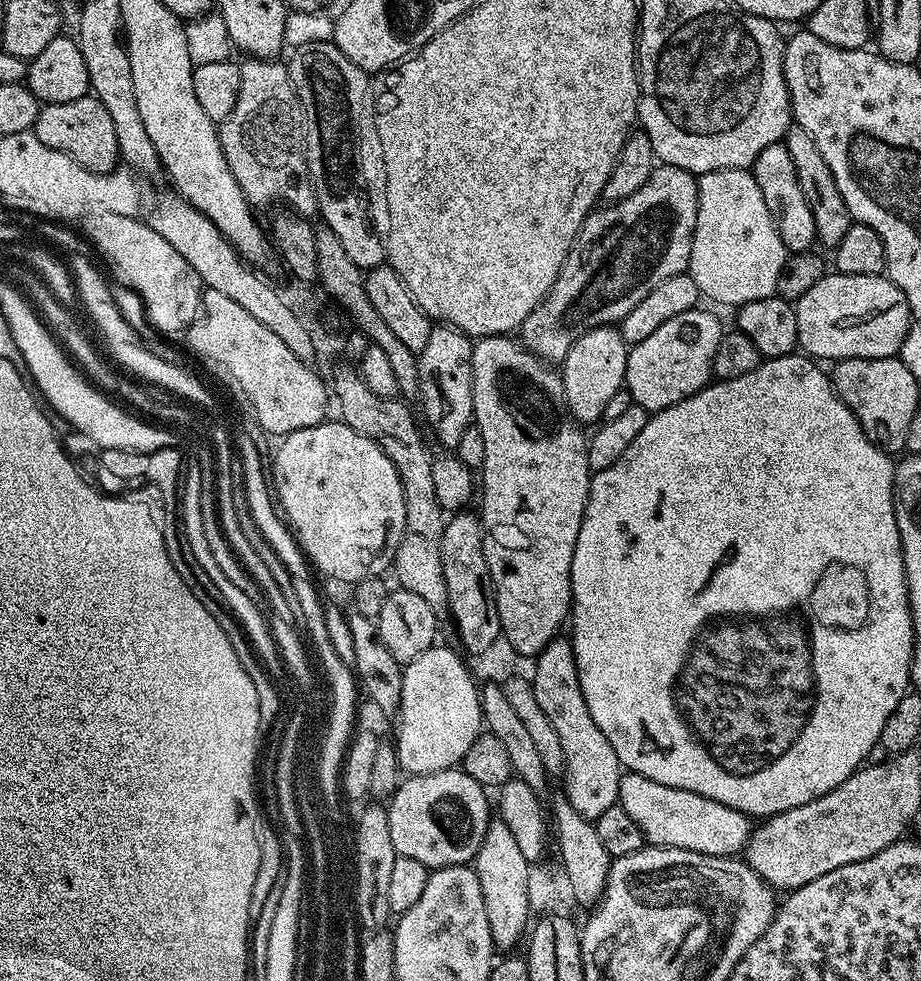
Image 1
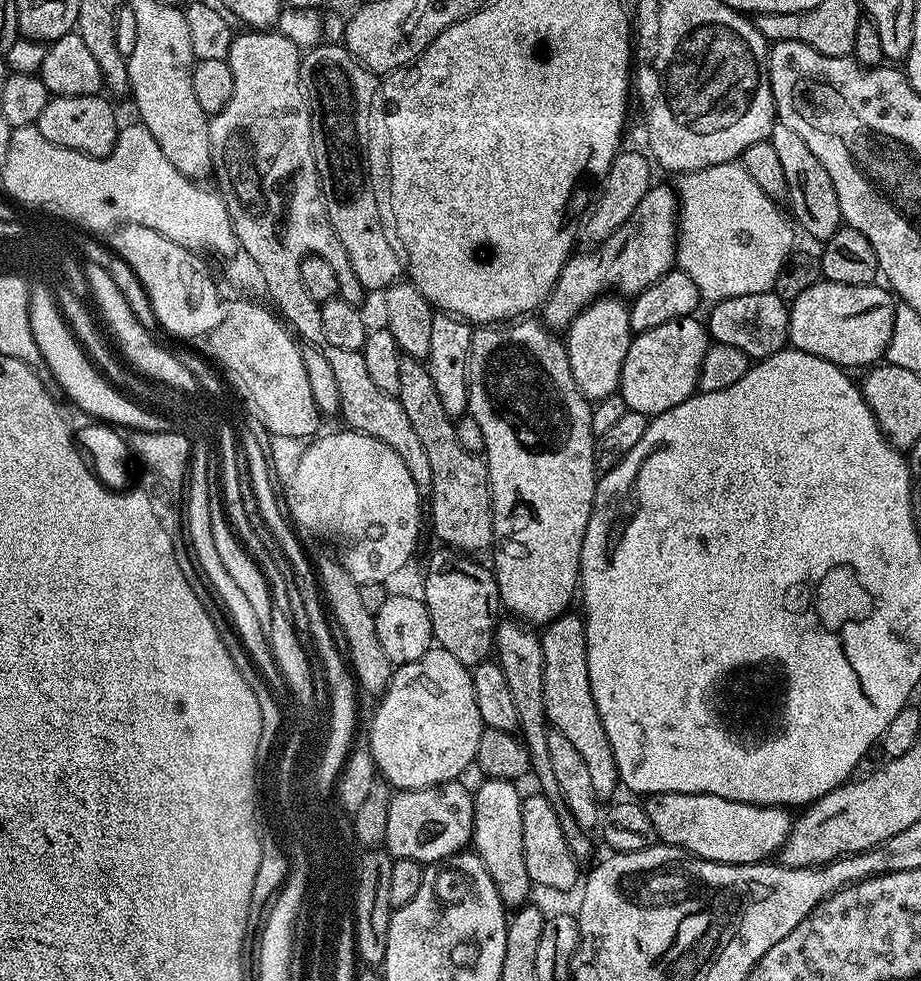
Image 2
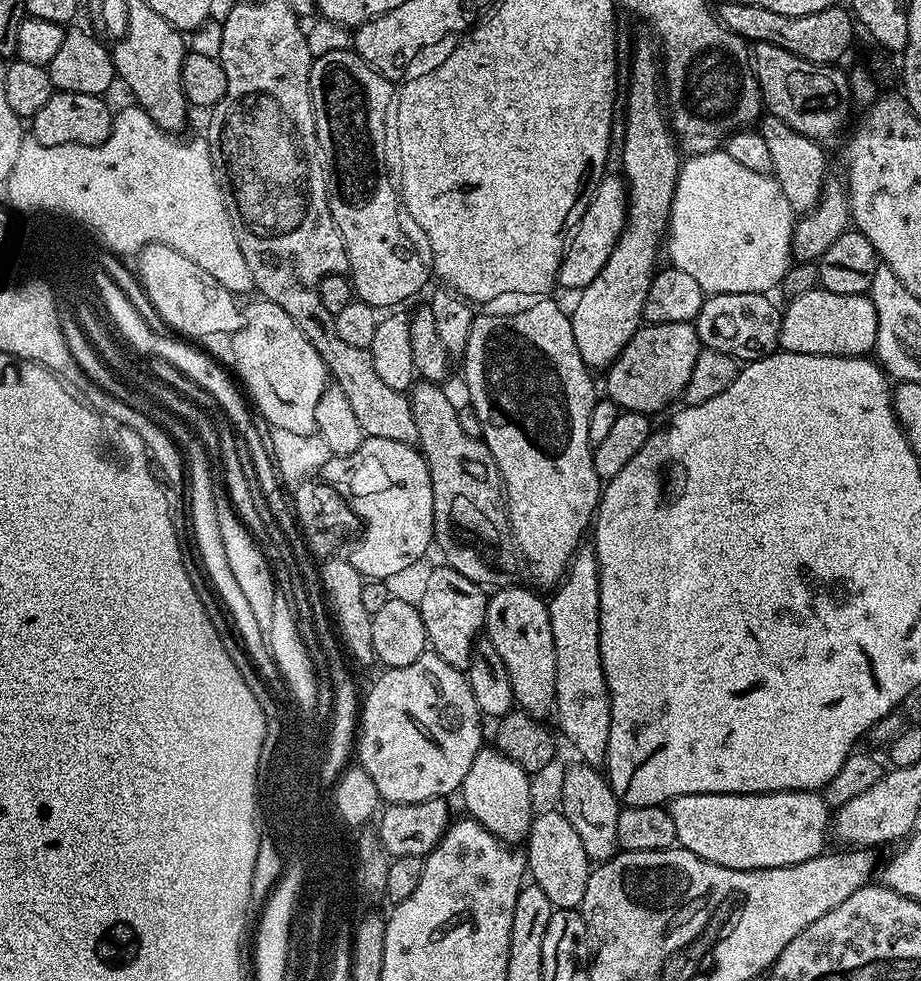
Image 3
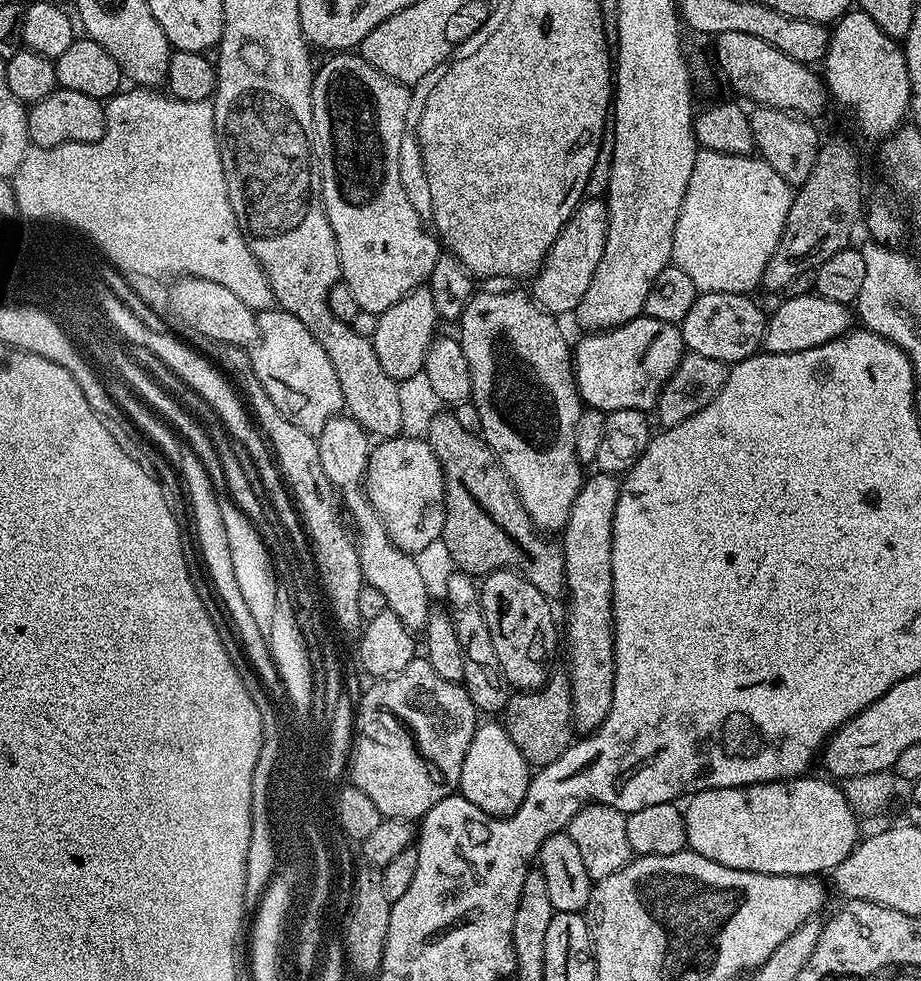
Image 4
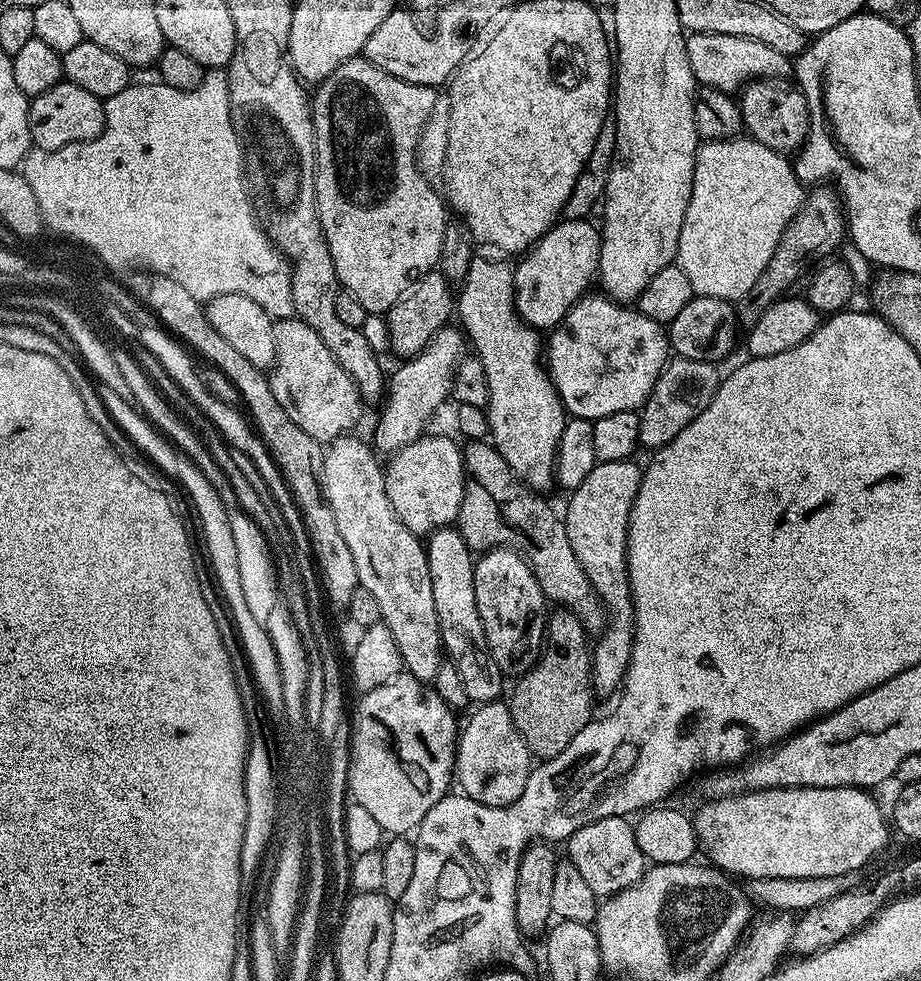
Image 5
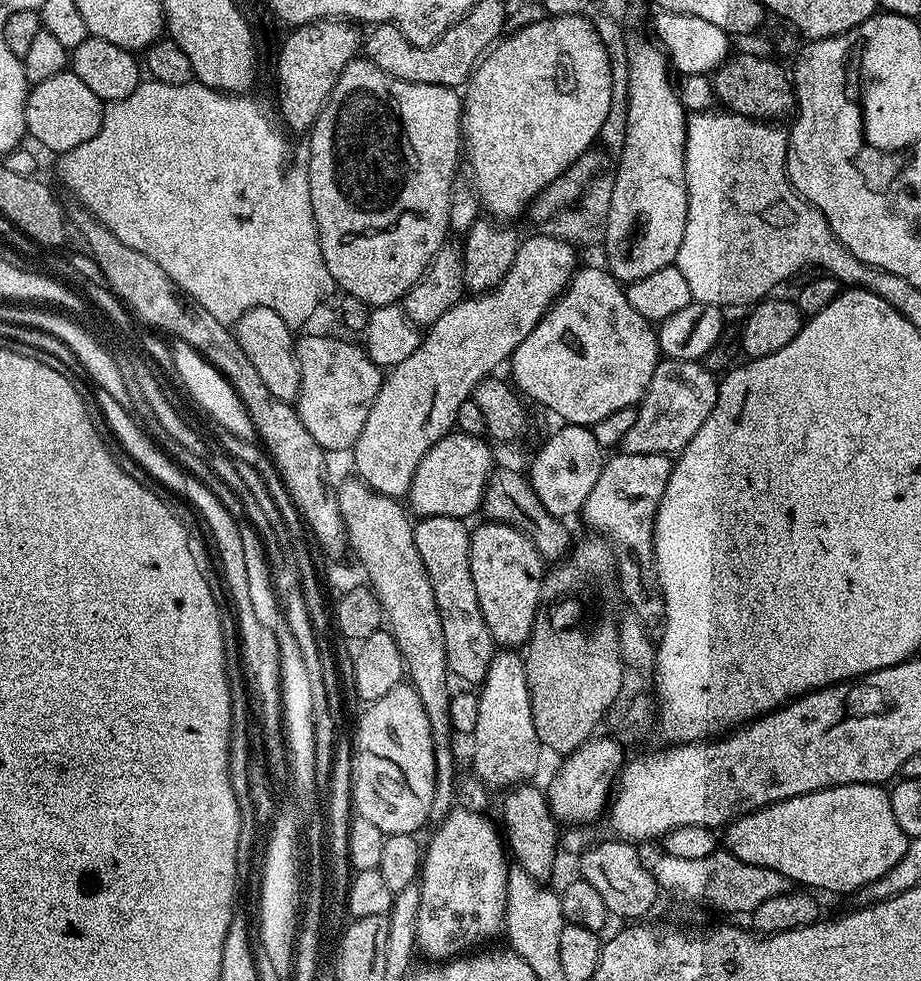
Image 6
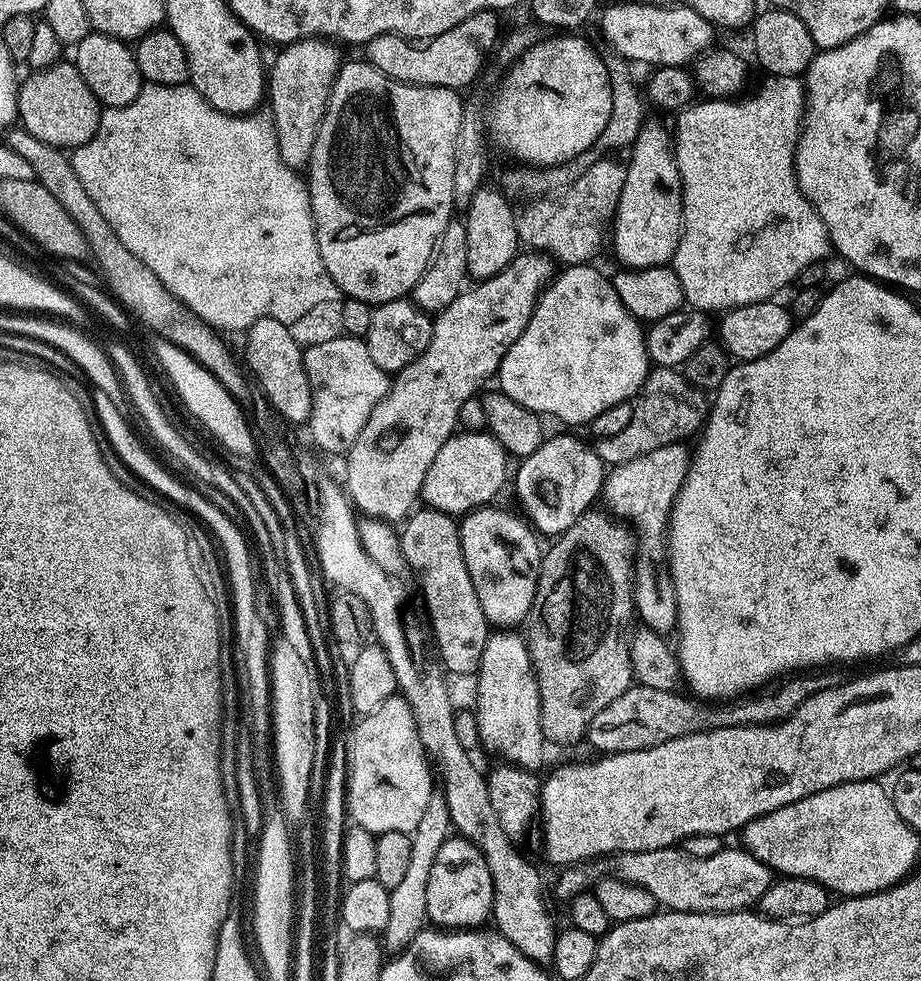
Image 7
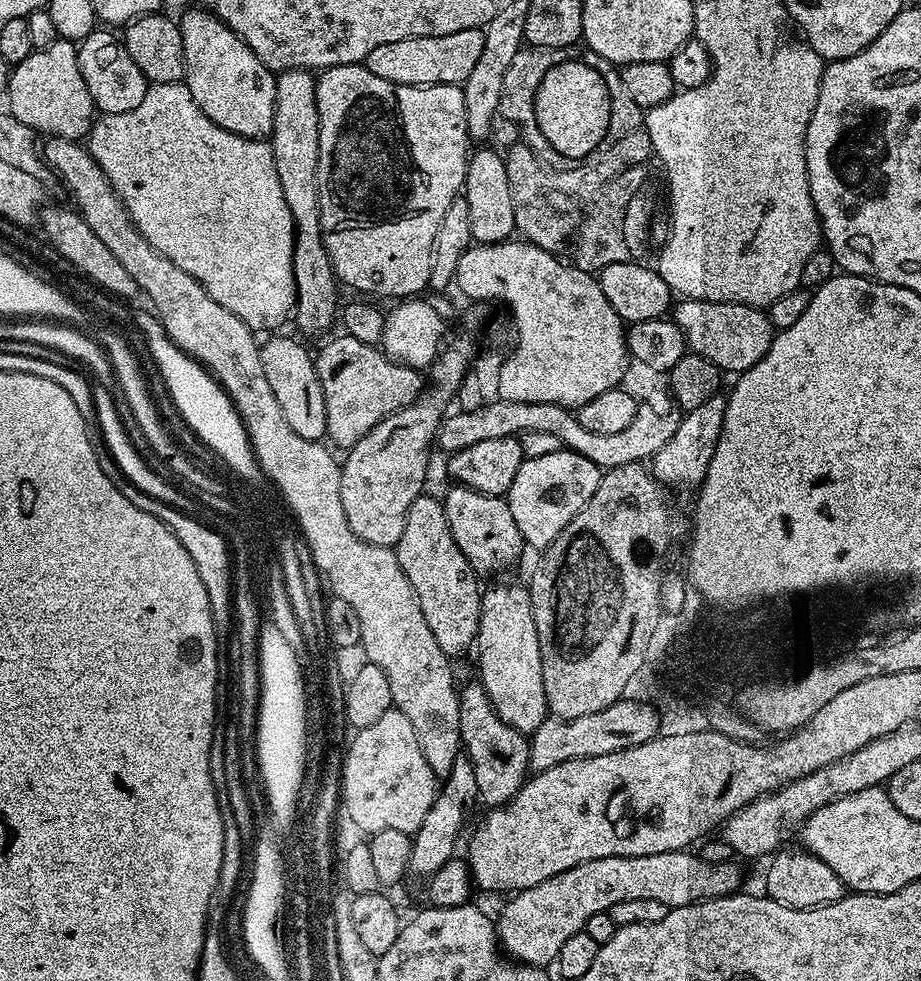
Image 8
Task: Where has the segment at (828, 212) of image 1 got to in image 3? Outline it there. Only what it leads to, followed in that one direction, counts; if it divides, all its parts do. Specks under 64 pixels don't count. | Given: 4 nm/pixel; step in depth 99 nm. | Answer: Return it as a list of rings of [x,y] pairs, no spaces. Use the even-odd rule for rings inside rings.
[[[771,114],[765,115],[759,121],[758,130],[762,138],[766,138],[766,147],[770,149],[771,175],[782,186],[782,194],[786,194],[786,202],[790,202],[793,213],[805,214],[814,210],[823,192],[828,172],[828,160],[820,149],[823,148],[821,141],[794,130],[786,122],[782,122],[782,118]]]

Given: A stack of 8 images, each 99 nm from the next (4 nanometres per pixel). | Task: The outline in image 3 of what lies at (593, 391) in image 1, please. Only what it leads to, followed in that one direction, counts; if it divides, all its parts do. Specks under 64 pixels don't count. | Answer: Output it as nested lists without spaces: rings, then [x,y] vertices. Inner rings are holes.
[[[651,39],[640,40],[636,44],[636,53],[632,56],[632,73],[628,76],[628,109],[624,116],[624,136],[622,135],[622,169],[628,194],[628,221],[610,254],[606,258],[606,266],[590,282],[590,286],[579,289],[576,305],[570,308],[574,342],[578,342],[578,354],[582,354],[582,362],[589,370],[607,370],[622,354],[622,350],[634,338],[634,334],[642,326],[644,307],[646,306],[646,290],[650,290],[650,282],[658,271],[656,264],[656,247],[661,247],[662,237],[668,227],[668,215],[672,209],[674,186],[680,173],[682,152],[678,141],[672,135],[672,126],[668,123],[665,101],[662,99],[662,64],[658,59],[658,48]]]

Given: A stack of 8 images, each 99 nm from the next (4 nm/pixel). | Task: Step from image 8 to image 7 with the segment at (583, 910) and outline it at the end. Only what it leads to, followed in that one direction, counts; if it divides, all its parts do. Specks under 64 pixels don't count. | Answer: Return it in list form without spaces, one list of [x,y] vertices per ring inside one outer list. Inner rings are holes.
[[[680,846],[622,852],[611,858],[568,866],[561,872],[564,873],[556,884],[556,892],[564,900],[579,897],[585,890],[591,889],[594,882],[609,876],[654,894],[657,905],[670,912],[743,912],[759,905],[762,894],[766,894],[774,879],[771,868],[740,846],[724,846],[710,858],[692,857]]]

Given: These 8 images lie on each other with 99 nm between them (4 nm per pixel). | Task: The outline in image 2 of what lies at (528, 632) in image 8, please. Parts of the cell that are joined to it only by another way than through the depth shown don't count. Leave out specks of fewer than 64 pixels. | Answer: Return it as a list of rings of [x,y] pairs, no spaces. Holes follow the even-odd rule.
[[[481,779],[481,784],[474,788],[472,801],[474,802],[474,830],[472,831],[471,847],[482,858],[490,878],[498,886],[502,902],[509,909],[515,910],[529,903],[528,891],[534,888],[530,874],[526,874],[526,858],[522,850],[522,802],[524,796],[516,789],[517,785],[510,780]]]

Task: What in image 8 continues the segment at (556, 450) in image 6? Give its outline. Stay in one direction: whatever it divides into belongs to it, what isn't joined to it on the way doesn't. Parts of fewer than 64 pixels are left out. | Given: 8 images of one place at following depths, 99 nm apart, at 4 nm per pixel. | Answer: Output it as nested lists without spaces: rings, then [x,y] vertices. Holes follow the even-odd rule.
[[[563,446],[554,454],[542,454],[542,458],[525,458],[506,494],[510,514],[514,514],[518,534],[522,534],[525,545],[535,550],[549,548],[554,538],[566,530],[574,514],[590,502],[590,494],[598,490],[601,475],[602,469],[590,462],[590,458]]]

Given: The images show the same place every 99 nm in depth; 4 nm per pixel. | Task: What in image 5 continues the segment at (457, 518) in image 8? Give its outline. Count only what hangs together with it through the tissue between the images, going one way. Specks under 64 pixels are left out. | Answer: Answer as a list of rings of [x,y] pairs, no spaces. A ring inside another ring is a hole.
[[[492,548],[483,553],[475,561],[475,565],[474,598],[478,598],[478,614],[482,614],[482,626],[486,630],[490,654],[494,654],[494,662],[498,662],[505,677],[519,678],[534,667],[536,659],[540,657],[540,649],[544,646],[546,627],[544,592],[538,586],[528,561],[512,548]]]

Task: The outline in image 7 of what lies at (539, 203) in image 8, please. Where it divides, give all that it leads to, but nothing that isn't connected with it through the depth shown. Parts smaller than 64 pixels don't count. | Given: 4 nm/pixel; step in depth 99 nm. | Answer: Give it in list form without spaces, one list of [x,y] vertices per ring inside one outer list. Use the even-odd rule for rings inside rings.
[[[601,158],[581,172],[580,184],[576,184],[572,192],[564,192],[564,196],[556,196],[556,200],[540,200],[540,204],[532,204],[532,208],[524,212],[524,220],[520,220],[521,245],[551,256],[560,266],[589,263],[604,240],[604,227],[608,228],[615,217],[618,198],[622,198],[622,186],[626,186],[627,163],[623,159],[612,159],[616,158]]]

